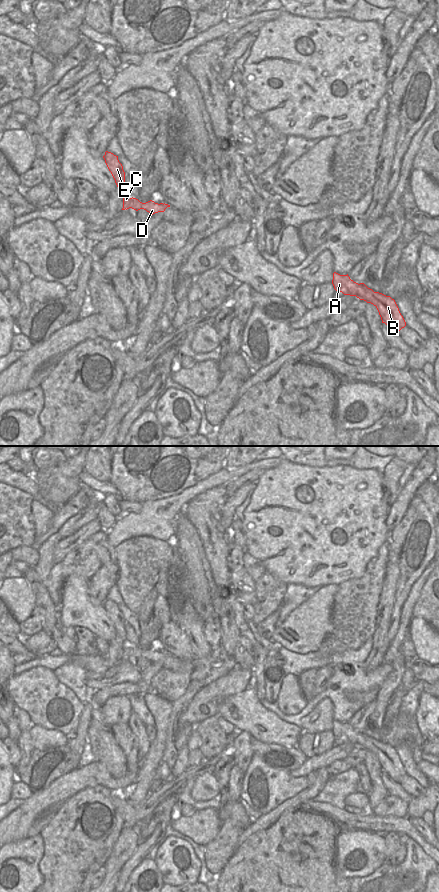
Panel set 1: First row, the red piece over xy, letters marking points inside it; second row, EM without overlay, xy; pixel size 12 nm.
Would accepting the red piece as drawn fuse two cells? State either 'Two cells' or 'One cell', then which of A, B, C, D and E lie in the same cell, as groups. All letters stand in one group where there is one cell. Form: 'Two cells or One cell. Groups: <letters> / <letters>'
Two cells. Groups: A B C D / E

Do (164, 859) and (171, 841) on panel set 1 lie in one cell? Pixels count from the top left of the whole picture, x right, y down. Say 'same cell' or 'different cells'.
same cell

